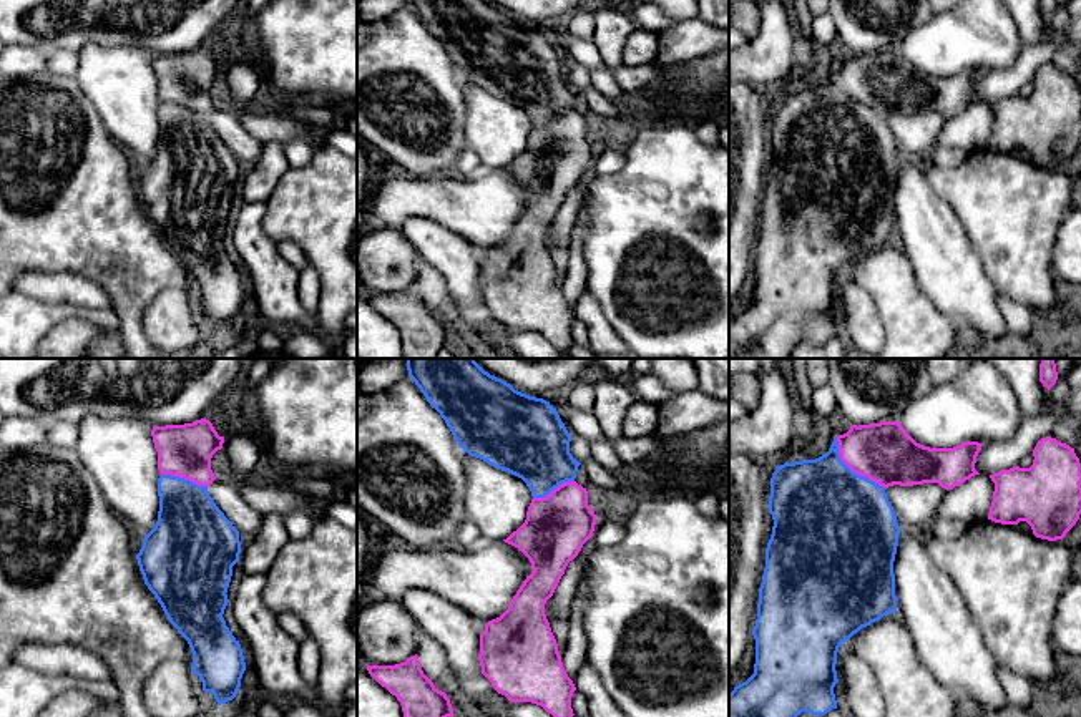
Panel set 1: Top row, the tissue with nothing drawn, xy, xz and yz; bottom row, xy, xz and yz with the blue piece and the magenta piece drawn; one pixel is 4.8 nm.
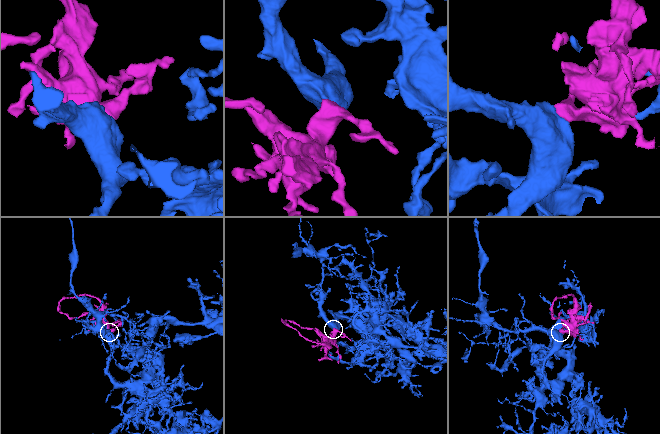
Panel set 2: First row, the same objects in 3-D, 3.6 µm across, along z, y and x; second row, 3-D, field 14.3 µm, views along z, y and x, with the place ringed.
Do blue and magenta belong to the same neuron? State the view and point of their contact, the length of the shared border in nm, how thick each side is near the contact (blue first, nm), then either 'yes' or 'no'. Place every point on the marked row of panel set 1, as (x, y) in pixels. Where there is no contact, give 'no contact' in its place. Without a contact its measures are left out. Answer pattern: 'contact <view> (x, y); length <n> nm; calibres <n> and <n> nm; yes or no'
contact yz (851, 470); length 340 nm; calibres 500 and 300 nm; yes

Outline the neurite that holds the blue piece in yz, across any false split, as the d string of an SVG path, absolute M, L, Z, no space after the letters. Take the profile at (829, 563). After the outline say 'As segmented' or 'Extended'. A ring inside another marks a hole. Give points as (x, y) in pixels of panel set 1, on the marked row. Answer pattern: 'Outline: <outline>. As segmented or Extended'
Outline: M900 422L852 425L815 460L777 466L770 478L772 534L759 588L754 674L729 694L729 717L825 715L837 709L839 647L862 627L897 612L893 561L898 519L885 490L938 483L945 490L975 475L978 441L953 448L917 443Z. Extended

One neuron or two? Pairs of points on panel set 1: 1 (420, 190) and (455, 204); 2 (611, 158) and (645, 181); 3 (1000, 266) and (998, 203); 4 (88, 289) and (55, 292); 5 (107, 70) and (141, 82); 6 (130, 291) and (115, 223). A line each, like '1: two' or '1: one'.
1: one
2: two
3: one
4: one
5: one
6: one

